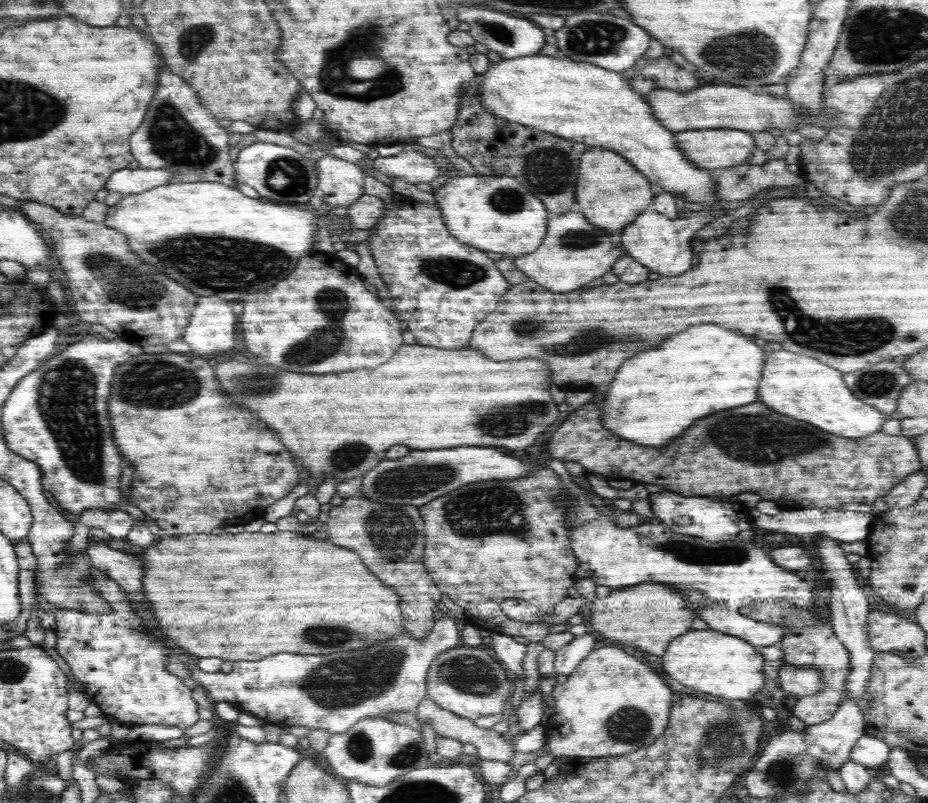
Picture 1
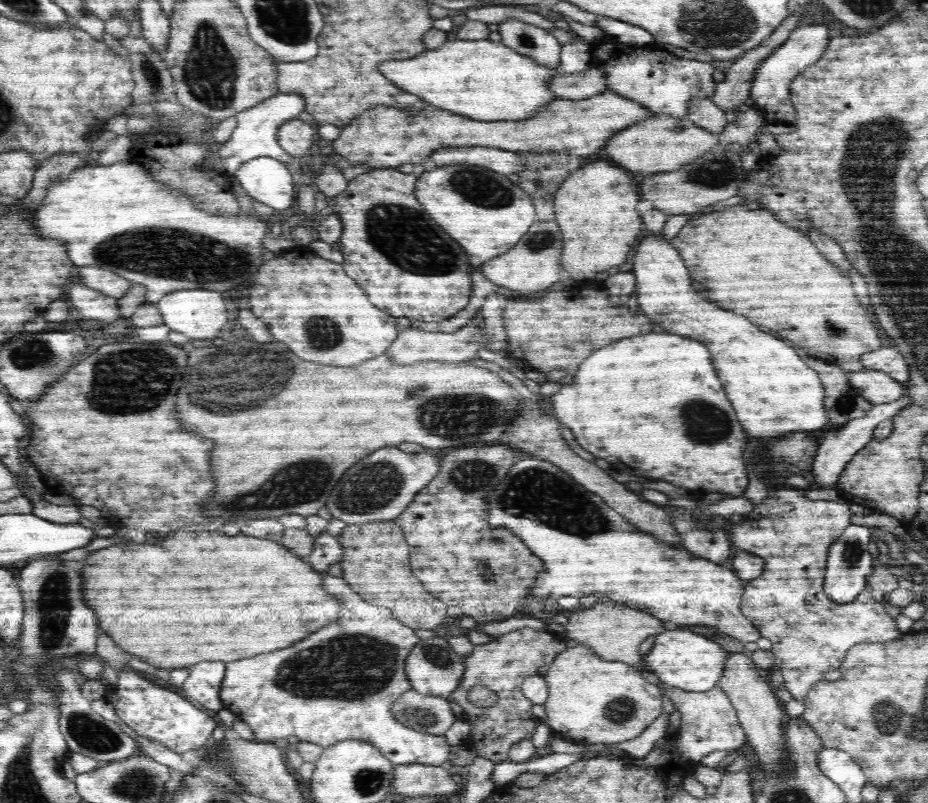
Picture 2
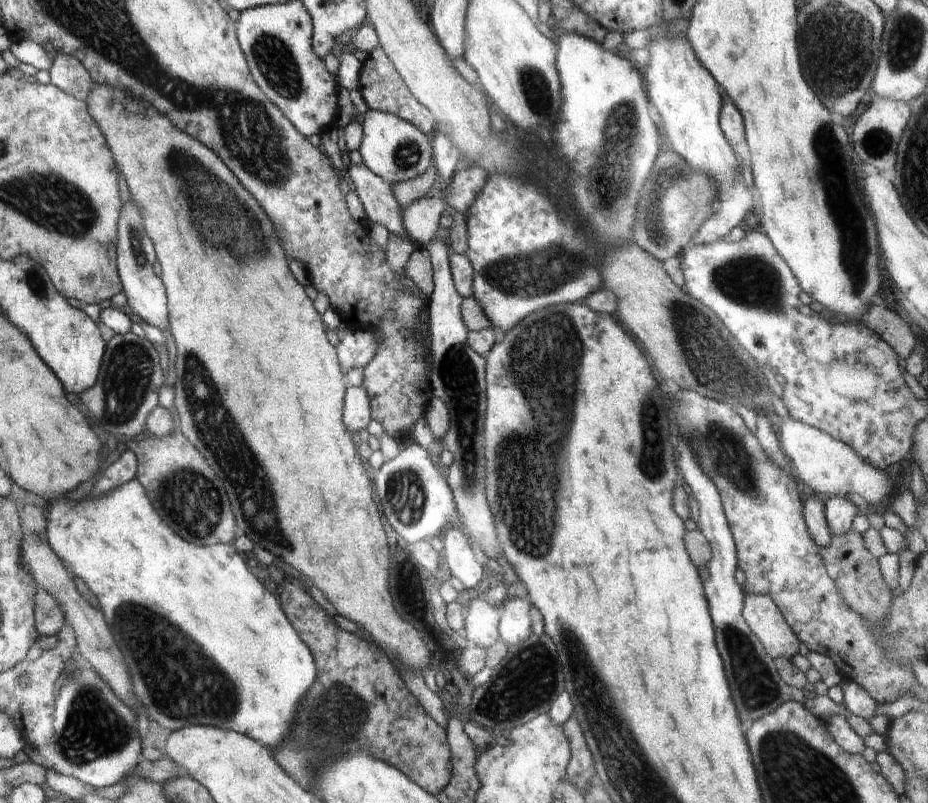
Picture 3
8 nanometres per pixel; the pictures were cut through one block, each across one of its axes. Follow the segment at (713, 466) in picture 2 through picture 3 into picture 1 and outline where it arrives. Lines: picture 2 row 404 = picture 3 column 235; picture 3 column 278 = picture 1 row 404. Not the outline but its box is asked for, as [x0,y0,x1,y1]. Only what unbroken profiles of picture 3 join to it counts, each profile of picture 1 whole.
[604,324,766,446]

